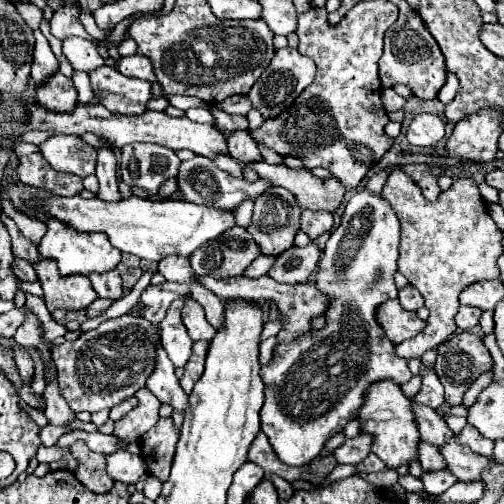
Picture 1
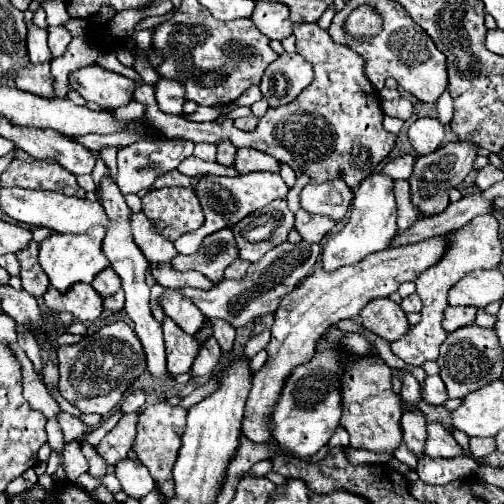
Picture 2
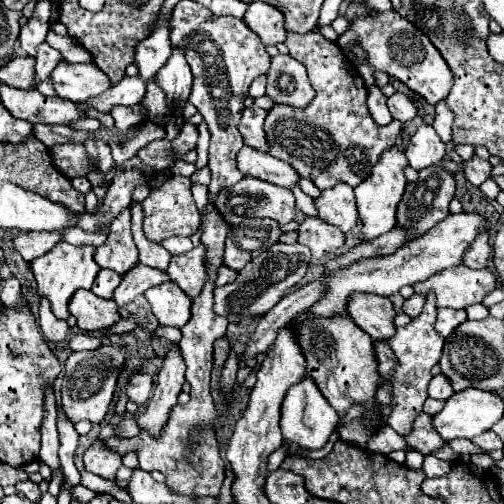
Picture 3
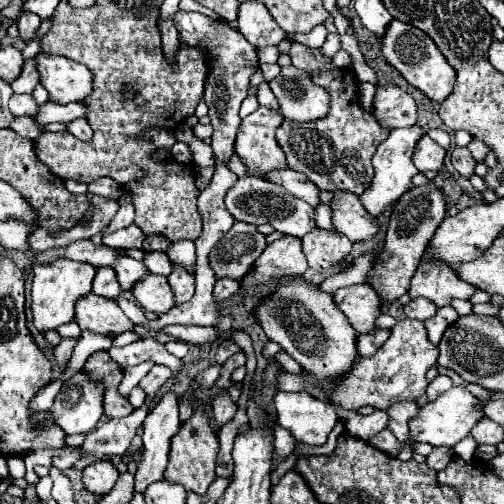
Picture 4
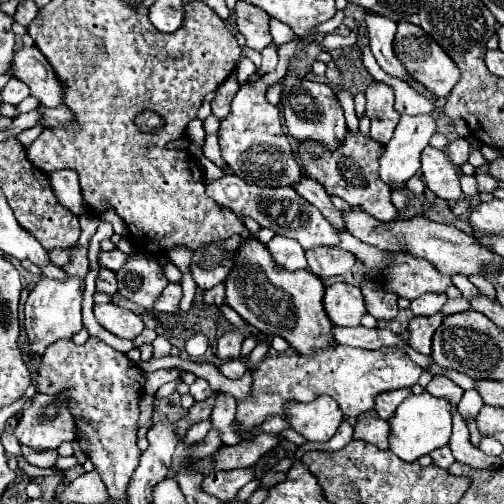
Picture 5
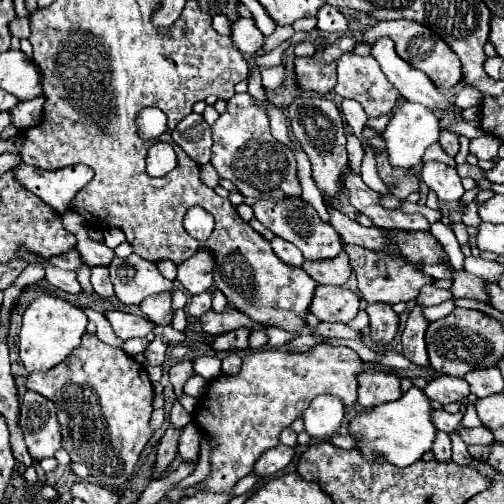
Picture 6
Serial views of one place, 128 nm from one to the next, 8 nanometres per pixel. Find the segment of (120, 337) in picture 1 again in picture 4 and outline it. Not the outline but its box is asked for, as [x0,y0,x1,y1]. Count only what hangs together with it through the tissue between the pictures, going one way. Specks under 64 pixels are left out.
[50,370,104,436]

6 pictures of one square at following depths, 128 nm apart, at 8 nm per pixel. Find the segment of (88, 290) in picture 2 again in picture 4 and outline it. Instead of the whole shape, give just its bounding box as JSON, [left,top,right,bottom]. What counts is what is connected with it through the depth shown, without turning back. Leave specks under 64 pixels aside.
[54,292,134,366]

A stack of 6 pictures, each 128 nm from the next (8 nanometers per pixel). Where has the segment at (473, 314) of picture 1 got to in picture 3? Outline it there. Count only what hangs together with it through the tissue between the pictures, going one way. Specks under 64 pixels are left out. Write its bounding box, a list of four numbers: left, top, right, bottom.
[436,308,466,336]

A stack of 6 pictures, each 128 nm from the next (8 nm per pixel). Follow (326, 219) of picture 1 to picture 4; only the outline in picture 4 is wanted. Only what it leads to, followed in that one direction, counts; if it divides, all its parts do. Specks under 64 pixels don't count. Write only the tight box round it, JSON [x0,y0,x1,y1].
[302,228,352,272]

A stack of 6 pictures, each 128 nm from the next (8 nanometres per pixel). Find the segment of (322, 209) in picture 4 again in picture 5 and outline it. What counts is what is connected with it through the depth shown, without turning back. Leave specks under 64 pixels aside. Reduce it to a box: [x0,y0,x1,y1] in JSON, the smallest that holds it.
[338,230,452,300]

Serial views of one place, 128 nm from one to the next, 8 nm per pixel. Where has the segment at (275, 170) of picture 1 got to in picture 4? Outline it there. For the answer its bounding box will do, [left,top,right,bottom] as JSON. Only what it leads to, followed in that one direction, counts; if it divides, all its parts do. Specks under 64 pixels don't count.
[330,190,378,242]

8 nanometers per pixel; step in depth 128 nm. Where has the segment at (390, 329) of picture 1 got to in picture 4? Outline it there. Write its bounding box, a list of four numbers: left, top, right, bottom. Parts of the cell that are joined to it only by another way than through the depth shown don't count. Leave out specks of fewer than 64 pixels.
[334,282,382,334]

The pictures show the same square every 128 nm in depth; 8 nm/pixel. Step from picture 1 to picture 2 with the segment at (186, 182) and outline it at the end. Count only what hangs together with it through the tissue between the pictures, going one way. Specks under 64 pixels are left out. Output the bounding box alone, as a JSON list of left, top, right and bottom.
[176,172,288,254]

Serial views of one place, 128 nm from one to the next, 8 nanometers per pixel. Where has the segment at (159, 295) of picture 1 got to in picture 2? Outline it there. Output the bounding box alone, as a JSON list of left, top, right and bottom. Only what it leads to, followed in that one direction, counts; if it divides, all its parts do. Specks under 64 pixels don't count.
[179,240,320,328]

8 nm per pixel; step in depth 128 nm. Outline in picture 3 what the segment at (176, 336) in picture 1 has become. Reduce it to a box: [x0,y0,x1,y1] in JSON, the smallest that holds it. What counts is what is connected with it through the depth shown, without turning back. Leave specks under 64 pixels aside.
[137,344,186,436]

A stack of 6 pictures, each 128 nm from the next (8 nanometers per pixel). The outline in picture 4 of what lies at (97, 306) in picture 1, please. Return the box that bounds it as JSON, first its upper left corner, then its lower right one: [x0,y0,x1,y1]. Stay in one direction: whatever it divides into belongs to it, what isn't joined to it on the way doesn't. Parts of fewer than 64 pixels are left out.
[114,256,148,292]

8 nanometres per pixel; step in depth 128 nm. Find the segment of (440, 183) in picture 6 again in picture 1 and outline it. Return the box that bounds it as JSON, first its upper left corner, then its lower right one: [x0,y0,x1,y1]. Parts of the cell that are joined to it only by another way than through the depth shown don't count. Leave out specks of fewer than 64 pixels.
[406,114,444,148]

